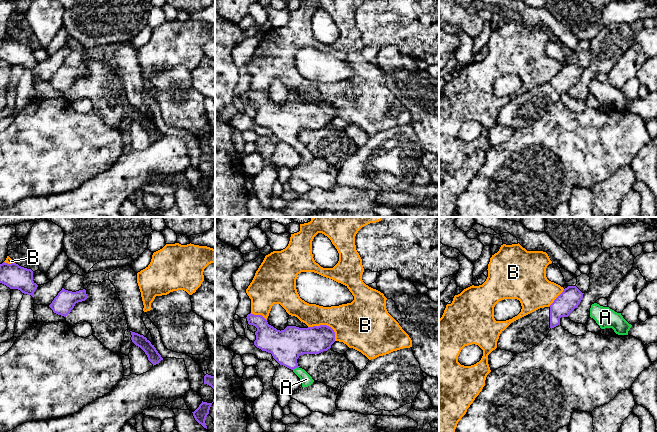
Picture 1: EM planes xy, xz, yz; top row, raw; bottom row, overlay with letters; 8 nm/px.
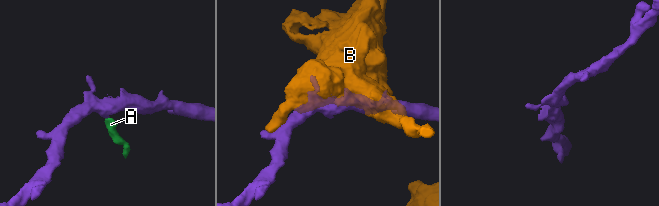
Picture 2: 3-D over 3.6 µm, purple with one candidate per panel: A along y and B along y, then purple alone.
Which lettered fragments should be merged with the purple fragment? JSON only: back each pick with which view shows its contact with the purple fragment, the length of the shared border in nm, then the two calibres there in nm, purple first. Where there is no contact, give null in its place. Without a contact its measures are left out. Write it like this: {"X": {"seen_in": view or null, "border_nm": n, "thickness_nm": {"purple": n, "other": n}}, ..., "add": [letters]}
{"A": {"seen_in": "xz", "border_nm": 60, "thickness_nm": {"purple": 260, "other": 90}}, "add": ["A"]}

